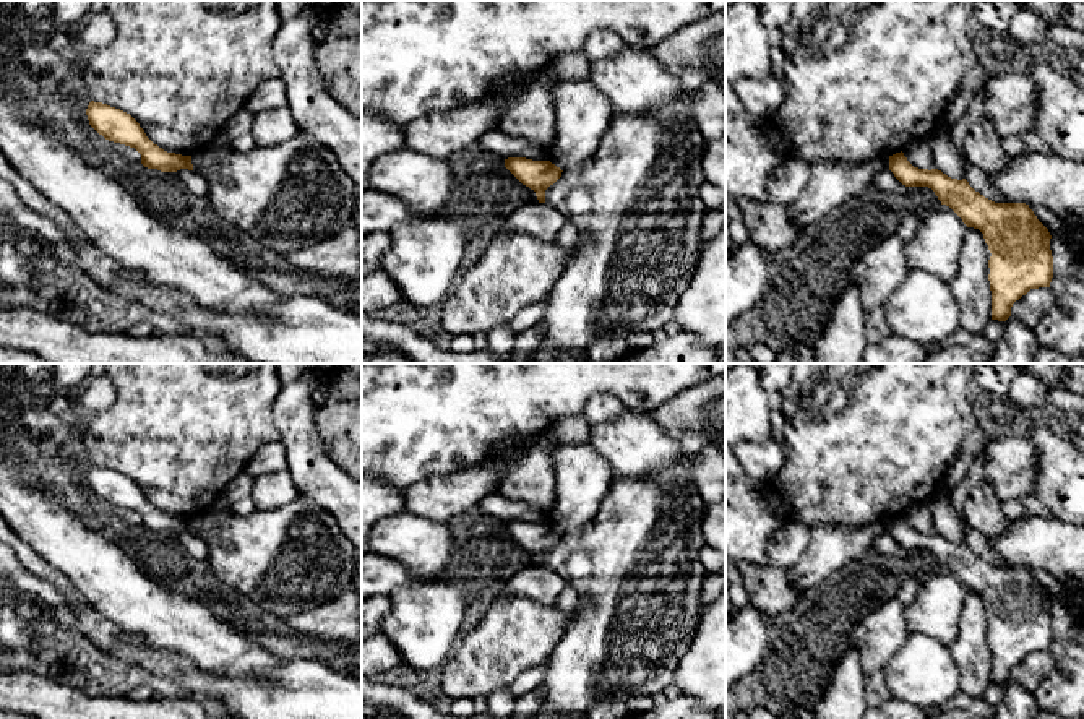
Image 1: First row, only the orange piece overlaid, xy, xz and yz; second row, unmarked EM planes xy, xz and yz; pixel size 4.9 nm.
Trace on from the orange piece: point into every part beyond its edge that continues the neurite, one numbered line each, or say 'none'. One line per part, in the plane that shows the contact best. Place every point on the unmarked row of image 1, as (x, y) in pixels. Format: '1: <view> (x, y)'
none

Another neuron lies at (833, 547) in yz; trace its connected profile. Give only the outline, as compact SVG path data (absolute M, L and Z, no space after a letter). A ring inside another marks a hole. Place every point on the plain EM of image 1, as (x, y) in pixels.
M889 519L852 529L815 524L811 531L813 540L807 552L787 570L790 581L803 592L867 552L873 552L876 537L889 532Z

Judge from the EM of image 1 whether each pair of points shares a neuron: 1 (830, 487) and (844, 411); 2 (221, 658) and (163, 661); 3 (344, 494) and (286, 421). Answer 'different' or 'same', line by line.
1: same
2: different
3: same

